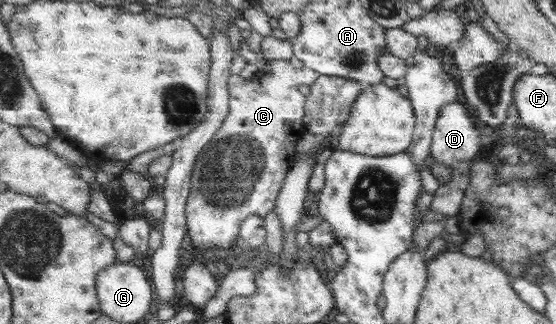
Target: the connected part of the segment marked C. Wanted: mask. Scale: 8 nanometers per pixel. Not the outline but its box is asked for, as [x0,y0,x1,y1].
[186,60,320,252]

